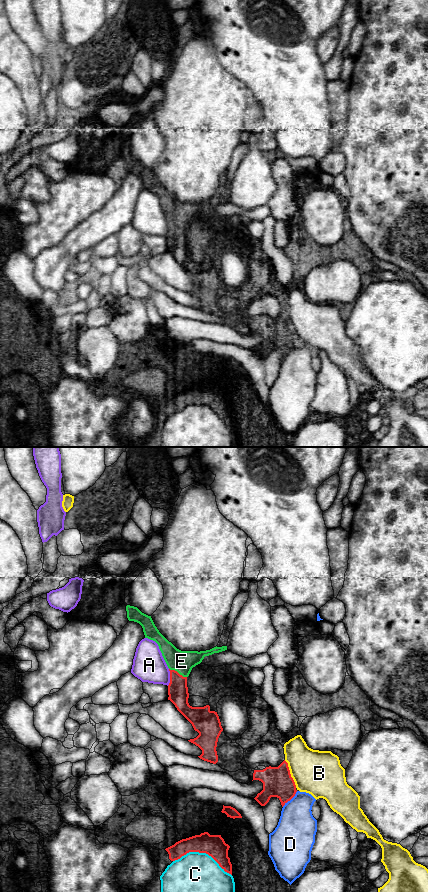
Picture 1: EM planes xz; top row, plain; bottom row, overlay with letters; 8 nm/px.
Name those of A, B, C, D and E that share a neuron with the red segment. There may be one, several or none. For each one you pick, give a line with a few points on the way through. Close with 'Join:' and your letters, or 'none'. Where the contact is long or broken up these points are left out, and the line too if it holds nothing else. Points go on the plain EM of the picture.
E: Path across: xz (178, 245), (177, 224), (181, 213)
Join: E

